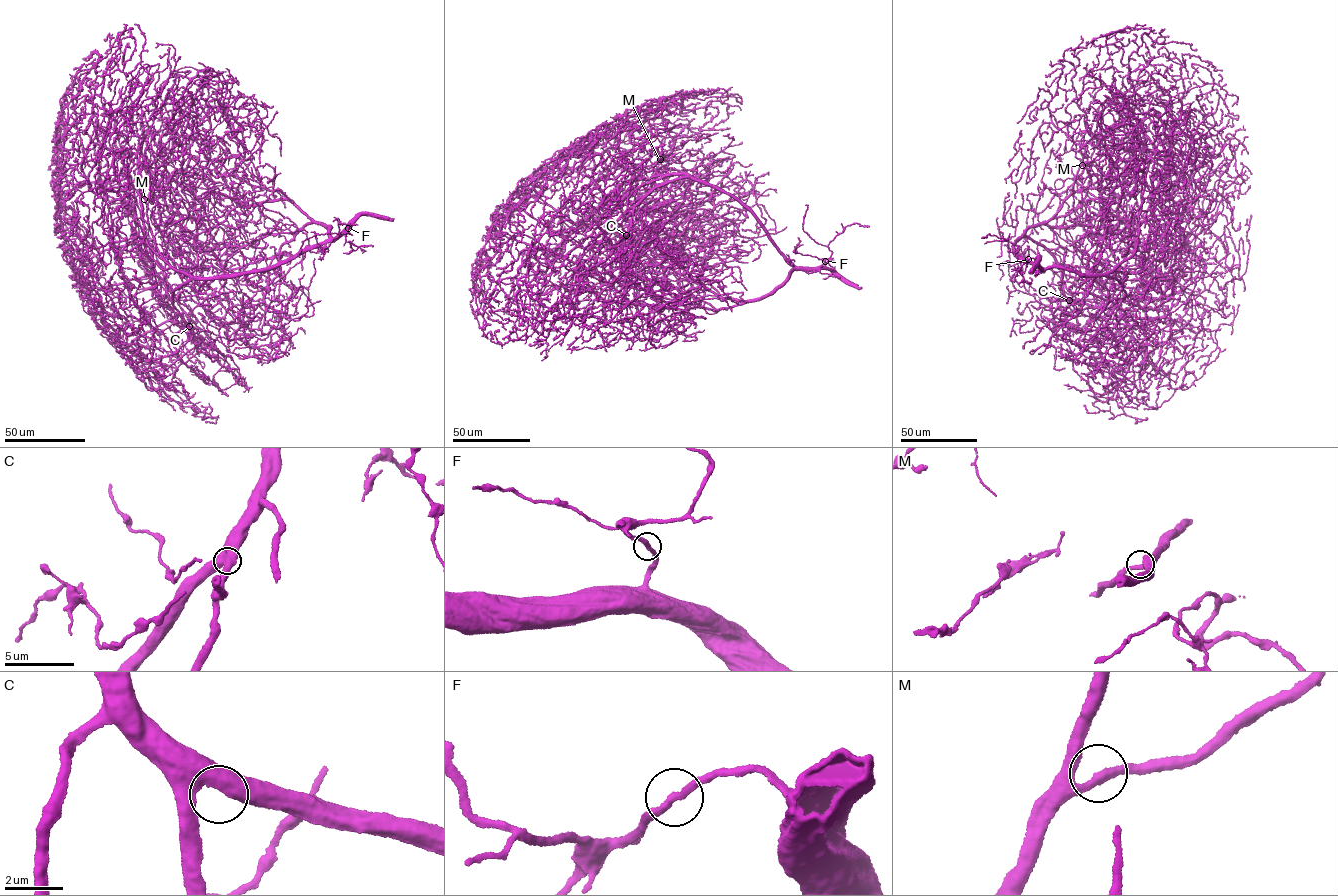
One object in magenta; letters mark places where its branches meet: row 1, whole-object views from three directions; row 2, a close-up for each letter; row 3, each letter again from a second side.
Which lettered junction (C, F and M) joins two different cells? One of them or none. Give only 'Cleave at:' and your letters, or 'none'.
Cleave at: none

